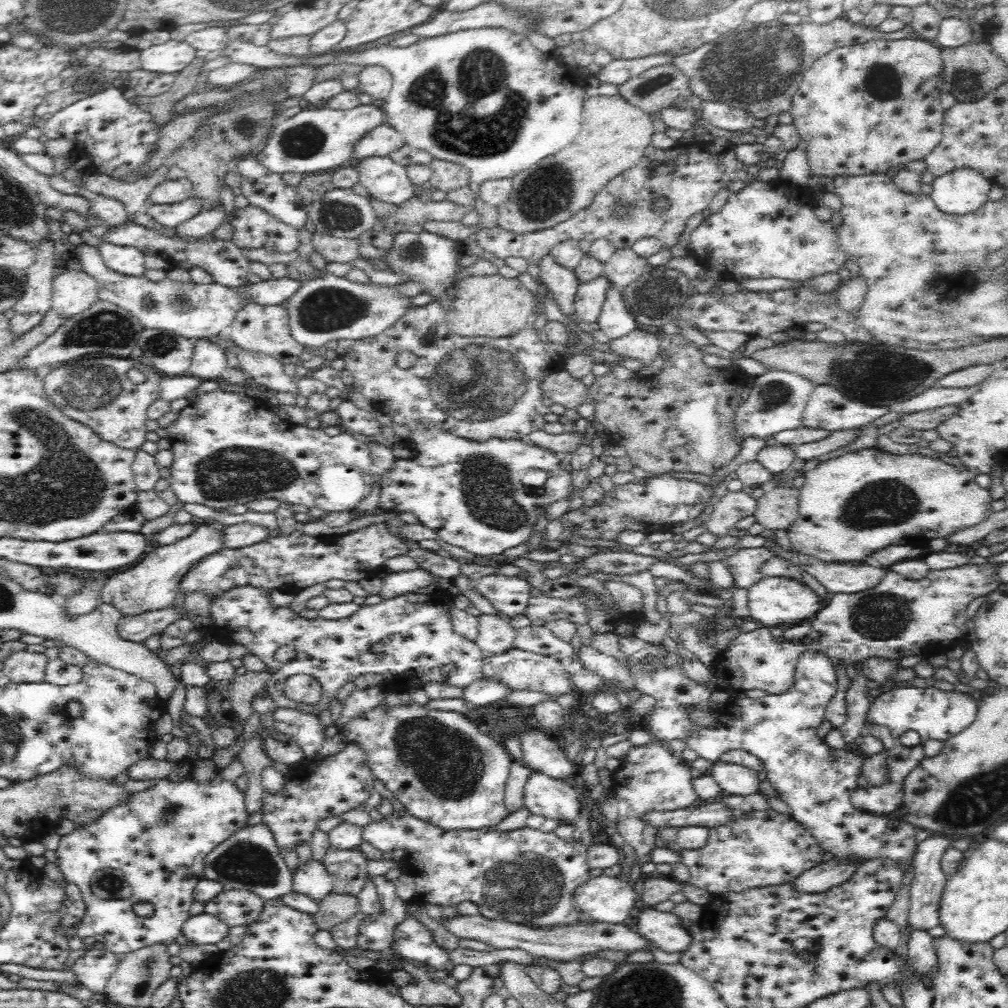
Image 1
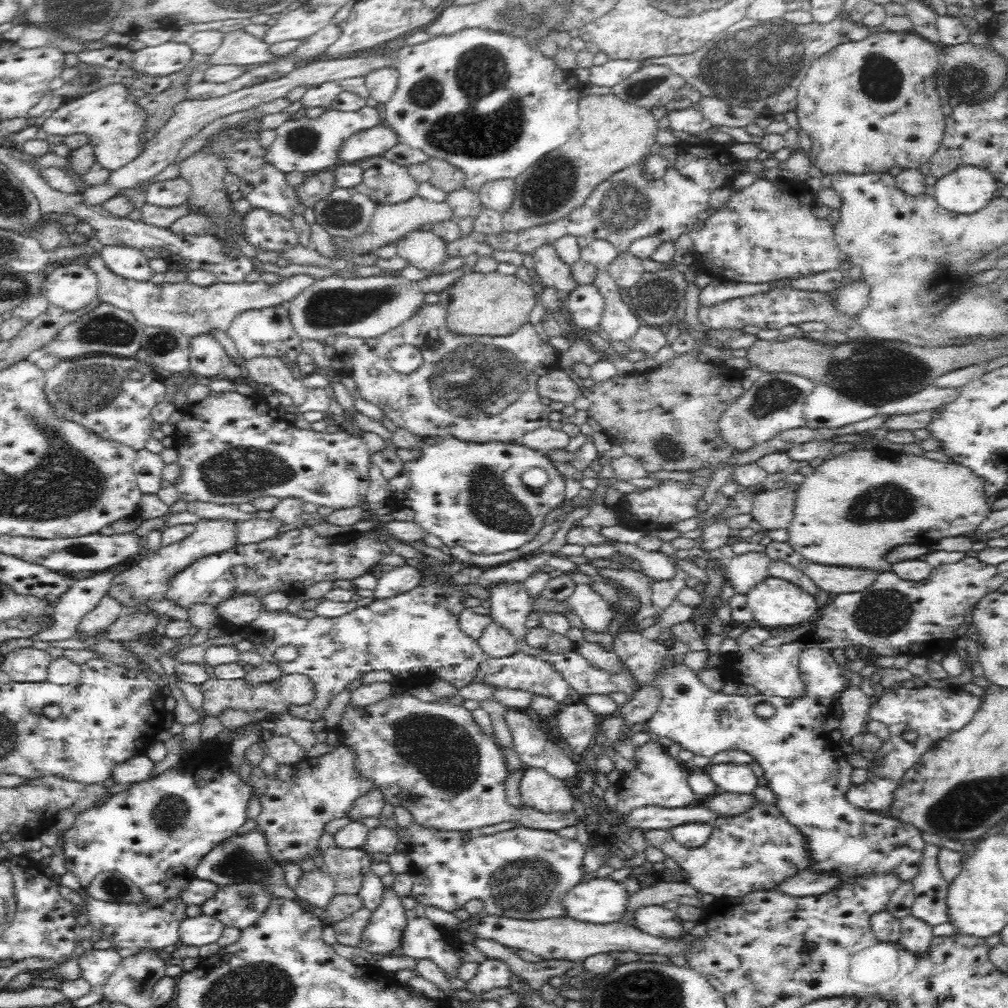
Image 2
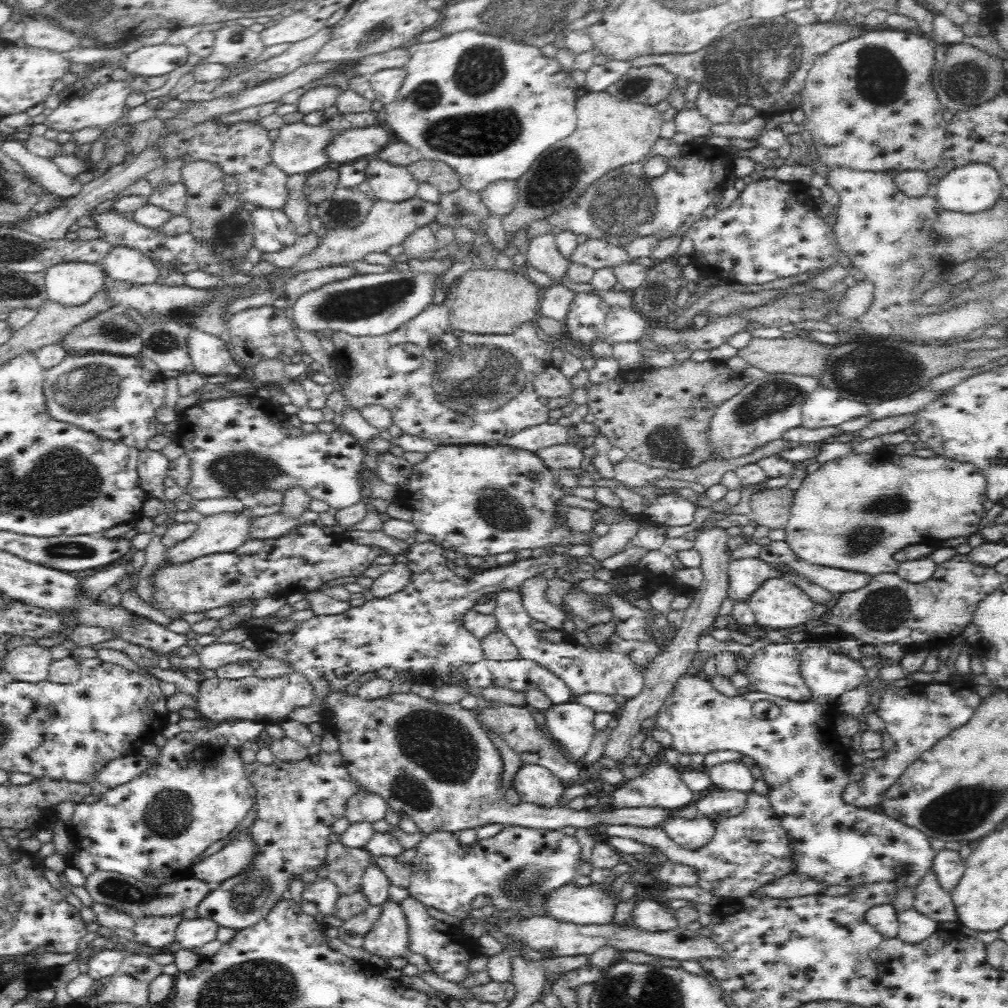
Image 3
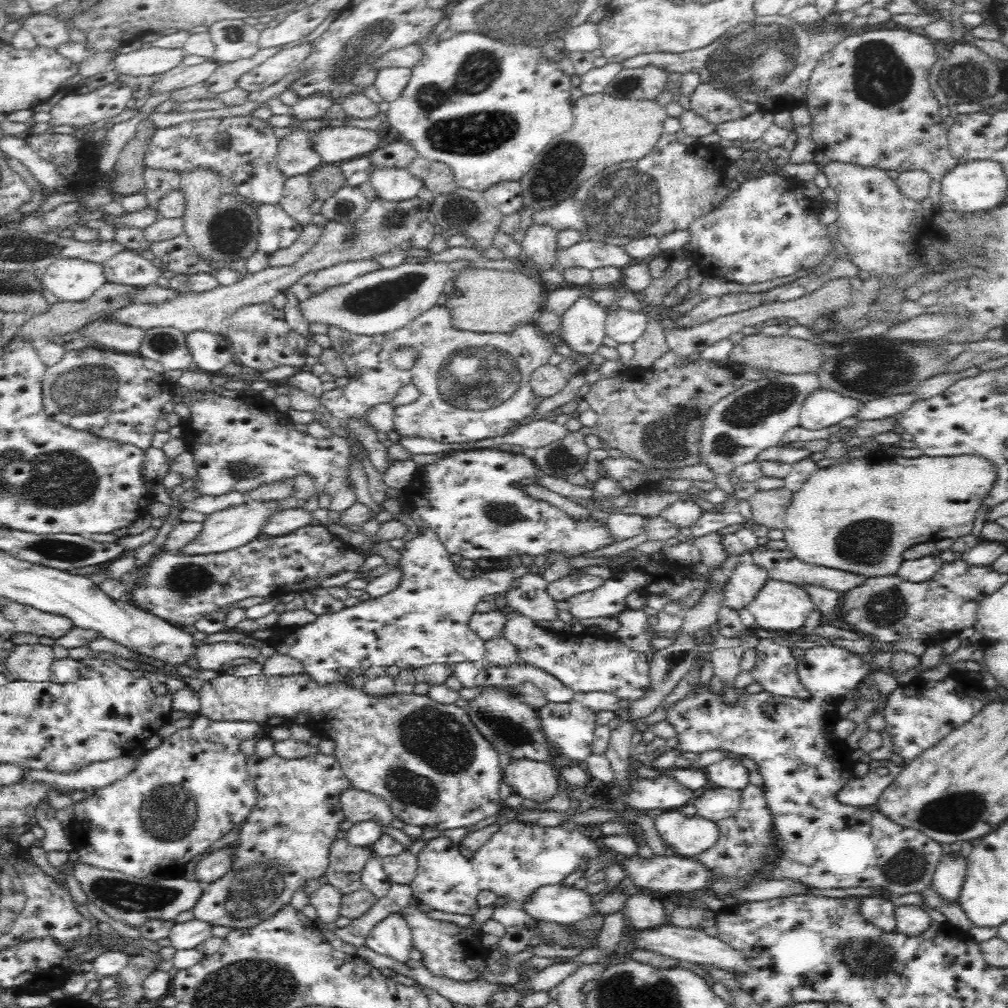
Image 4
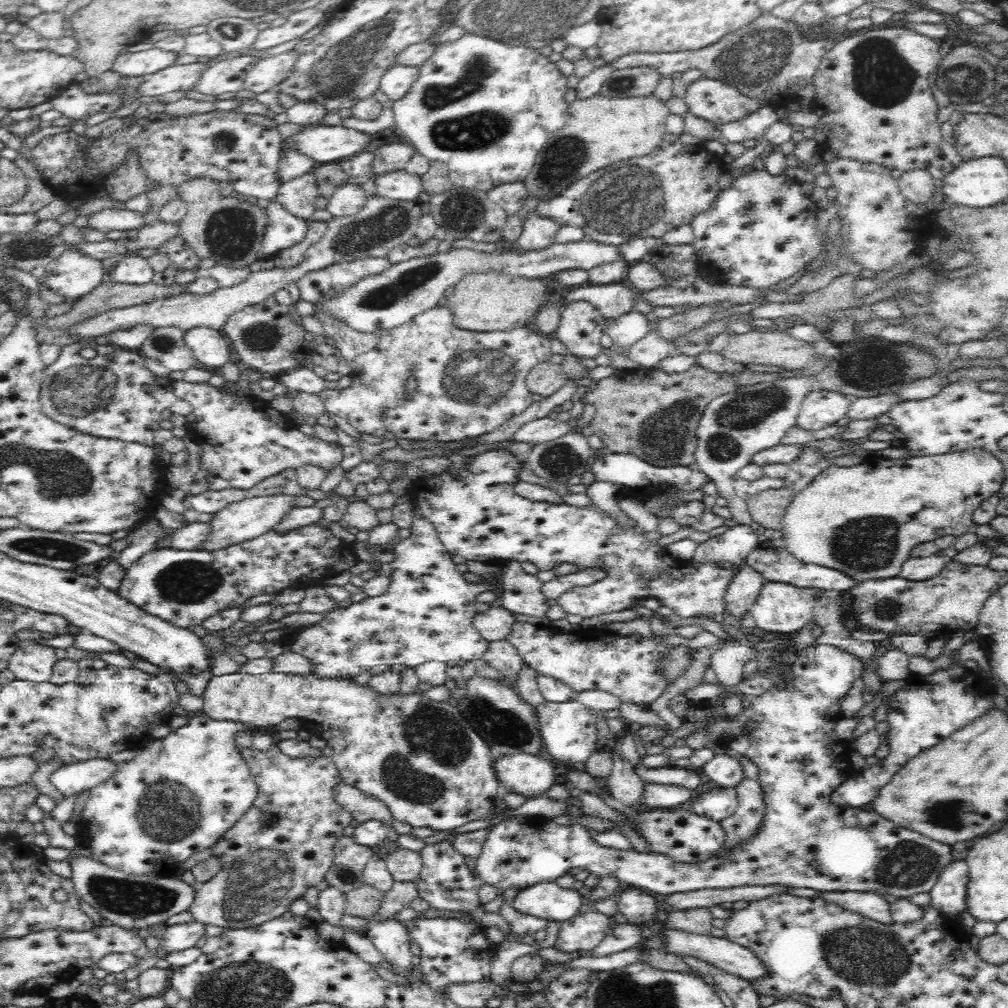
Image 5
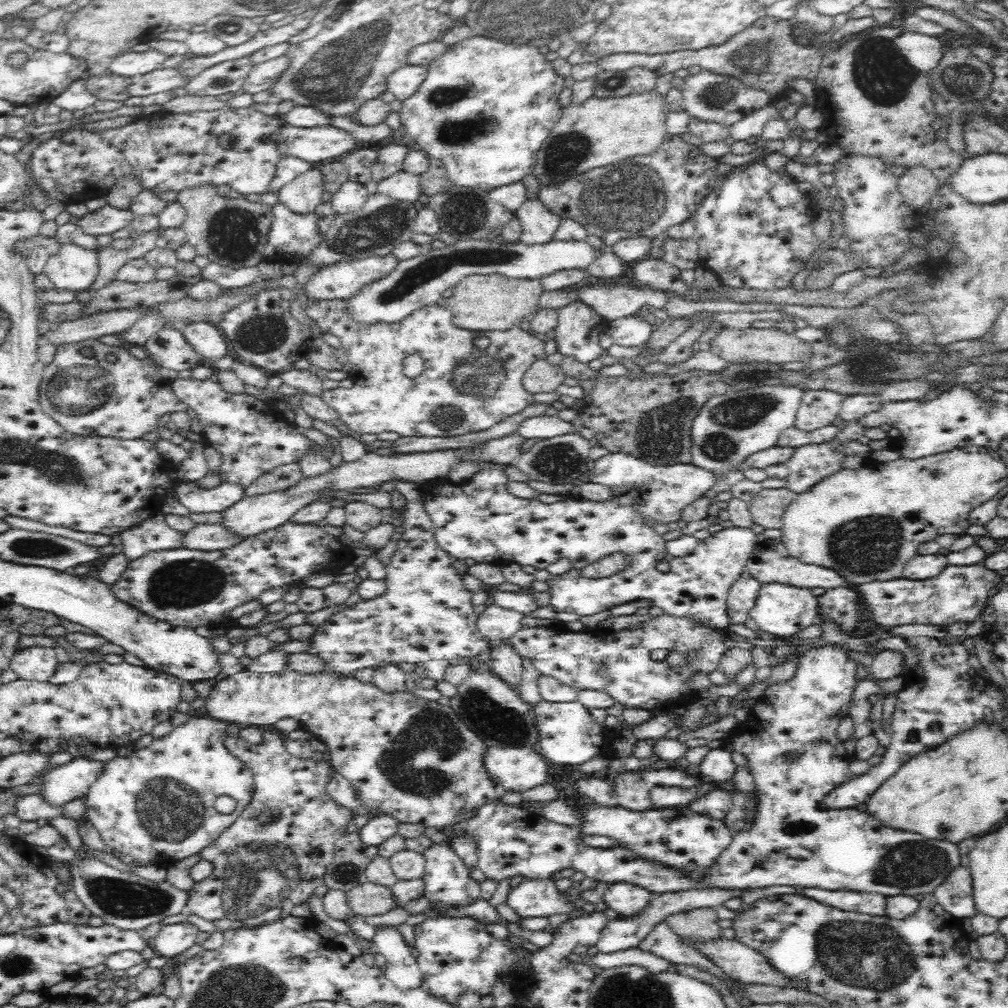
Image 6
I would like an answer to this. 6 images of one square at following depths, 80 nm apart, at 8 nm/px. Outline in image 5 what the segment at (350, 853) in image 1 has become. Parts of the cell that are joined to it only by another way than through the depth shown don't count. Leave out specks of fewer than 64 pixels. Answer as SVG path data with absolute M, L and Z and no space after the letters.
M340 837L333 846L334 859L332 867L325 875L330 886L350 892L363 885L363 871L376 849L360 846L351 837Z

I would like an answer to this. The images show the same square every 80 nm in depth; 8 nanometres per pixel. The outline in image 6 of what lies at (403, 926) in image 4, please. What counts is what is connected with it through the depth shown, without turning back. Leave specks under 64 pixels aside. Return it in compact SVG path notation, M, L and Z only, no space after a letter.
M396 926L376 927L372 941L377 952L387 960L384 973L388 980L391 980L400 990L410 990L416 986L422 986L427 990L426 983L422 981L420 975L417 958L412 955L411 948Z

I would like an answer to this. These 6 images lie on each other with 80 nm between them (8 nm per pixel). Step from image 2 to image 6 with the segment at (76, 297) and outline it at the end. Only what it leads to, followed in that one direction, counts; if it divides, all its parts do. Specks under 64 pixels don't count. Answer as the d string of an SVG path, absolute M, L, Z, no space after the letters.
M63 244L62 248L48 260L43 274L54 285L54 289L79 293L89 291L98 278L100 264L98 253L74 244Z

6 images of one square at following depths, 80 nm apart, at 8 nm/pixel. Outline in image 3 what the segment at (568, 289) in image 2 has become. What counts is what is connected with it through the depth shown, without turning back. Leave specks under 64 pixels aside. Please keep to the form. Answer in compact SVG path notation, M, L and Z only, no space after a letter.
M552 234L540 235L538 238L530 240L530 243L528 243L527 263L538 269L538 271L548 275L553 281L552 286L563 286L563 281L568 279L570 263L557 250L555 236Z

